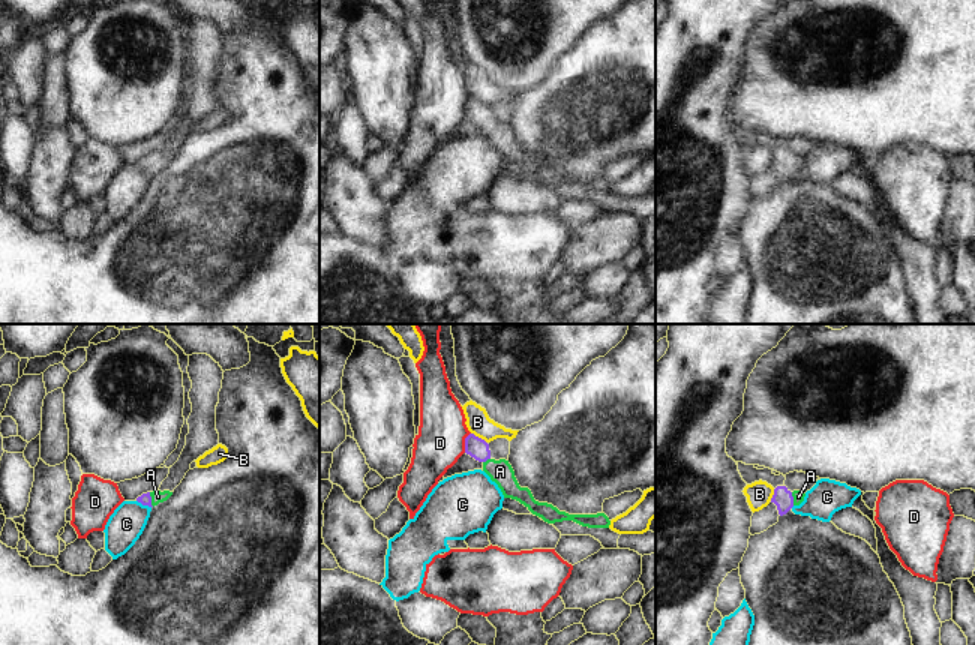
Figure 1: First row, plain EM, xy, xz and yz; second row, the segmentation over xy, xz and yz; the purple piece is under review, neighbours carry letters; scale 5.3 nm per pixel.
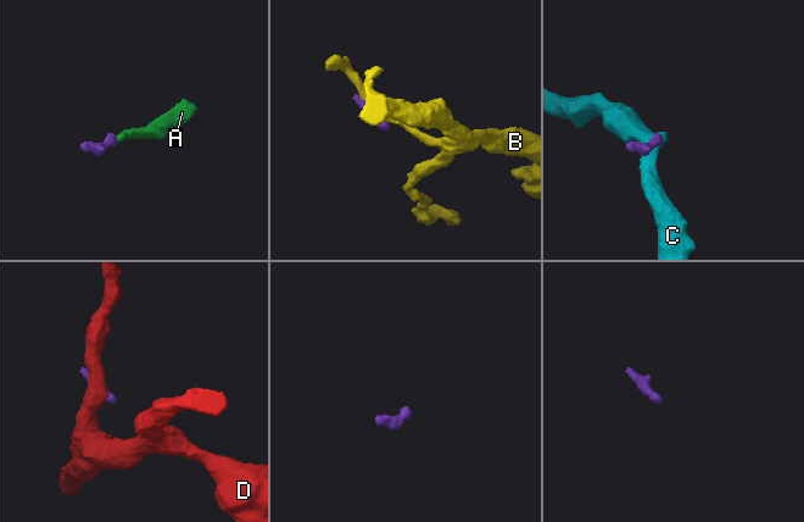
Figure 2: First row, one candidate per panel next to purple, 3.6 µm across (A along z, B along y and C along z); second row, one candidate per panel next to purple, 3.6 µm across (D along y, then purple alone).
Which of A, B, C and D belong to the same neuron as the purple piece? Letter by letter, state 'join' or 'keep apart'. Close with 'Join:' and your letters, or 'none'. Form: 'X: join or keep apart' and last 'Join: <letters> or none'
A: join
B: keep apart
C: keep apart
D: keep apart
Join: A

